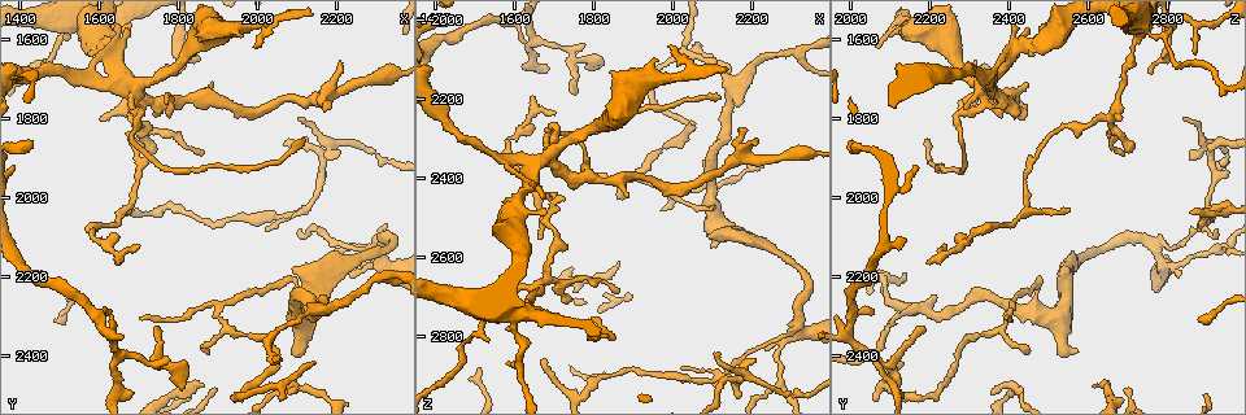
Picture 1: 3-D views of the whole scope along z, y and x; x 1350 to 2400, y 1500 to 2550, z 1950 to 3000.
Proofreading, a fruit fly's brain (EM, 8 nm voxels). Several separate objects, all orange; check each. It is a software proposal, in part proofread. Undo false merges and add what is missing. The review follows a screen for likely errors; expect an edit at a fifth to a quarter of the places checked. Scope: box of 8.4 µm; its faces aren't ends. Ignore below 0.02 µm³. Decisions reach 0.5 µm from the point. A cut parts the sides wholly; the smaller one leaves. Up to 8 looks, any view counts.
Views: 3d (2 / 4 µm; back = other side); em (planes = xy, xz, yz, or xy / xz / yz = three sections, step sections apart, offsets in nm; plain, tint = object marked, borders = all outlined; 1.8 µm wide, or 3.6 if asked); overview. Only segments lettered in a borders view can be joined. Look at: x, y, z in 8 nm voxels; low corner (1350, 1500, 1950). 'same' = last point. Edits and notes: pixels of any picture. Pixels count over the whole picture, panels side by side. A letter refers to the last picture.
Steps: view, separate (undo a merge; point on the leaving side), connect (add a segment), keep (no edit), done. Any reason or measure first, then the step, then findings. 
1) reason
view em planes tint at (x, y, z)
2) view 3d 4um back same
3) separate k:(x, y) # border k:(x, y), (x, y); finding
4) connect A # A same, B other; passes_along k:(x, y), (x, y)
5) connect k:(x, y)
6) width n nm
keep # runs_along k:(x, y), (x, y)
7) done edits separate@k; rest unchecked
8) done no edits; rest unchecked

branch point
view 3d 2um at (1685, 1795, 2655)

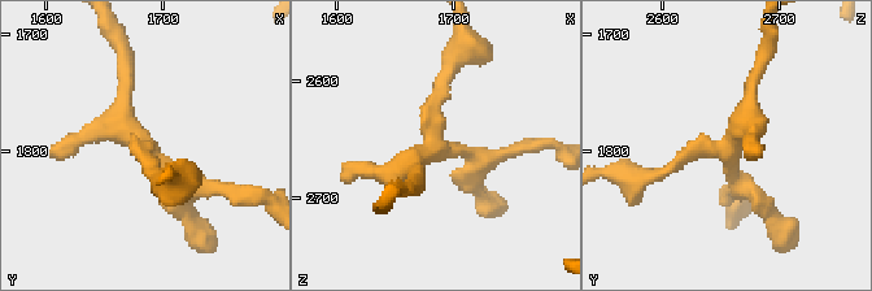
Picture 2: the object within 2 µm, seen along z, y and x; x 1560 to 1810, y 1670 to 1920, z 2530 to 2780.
view em planes borders at (1682, 1798, 2654)

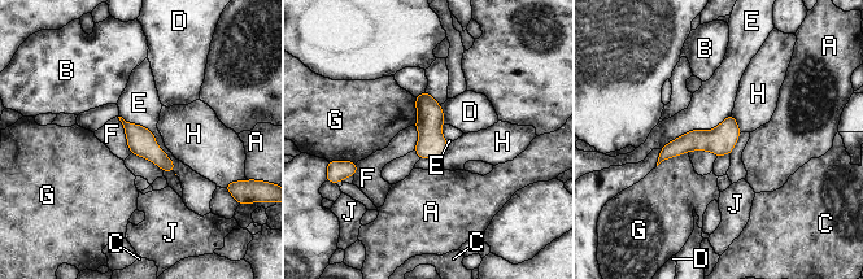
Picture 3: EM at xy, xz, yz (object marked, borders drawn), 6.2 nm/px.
width 170 nm
keep # A other, B other, C other, D other, E other, F other, G other, H other, J other; one cell here

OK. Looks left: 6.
sharp bend
view em planes tint at (2320, 2170, 2795)

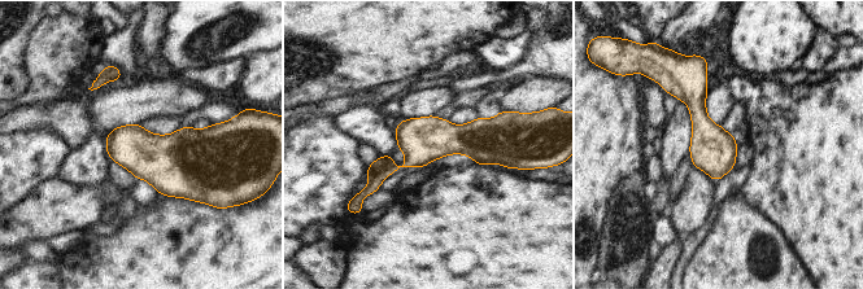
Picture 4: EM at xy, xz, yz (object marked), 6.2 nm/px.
view em planes borders same

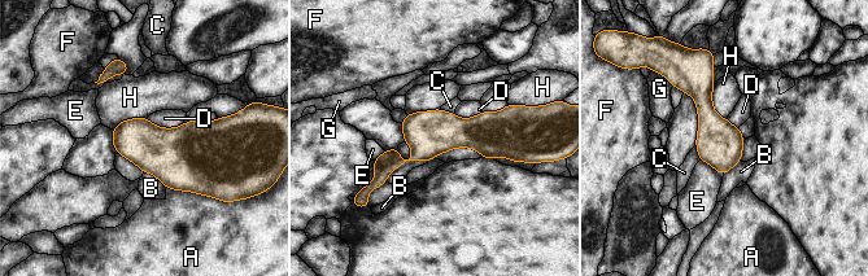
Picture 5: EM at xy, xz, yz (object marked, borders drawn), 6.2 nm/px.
longest_contact A 300 nm
keep # A other, B other, C other, D other, E other, F other, G other, H other; runs_along 5:(513, 132), (439, 132), (374, 184); continuous, no second cell

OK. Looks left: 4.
thick turns thin
view 3d 4um at (1525, 1570, 2735)

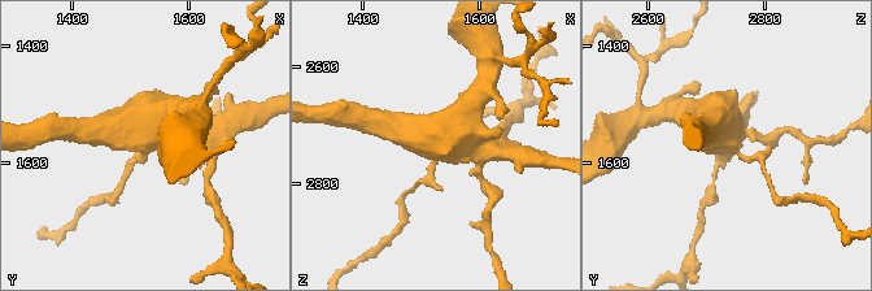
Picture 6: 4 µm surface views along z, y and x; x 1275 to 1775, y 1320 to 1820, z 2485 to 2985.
shape alone is not enough
view em planes borders at (1525, 1570, 2740)

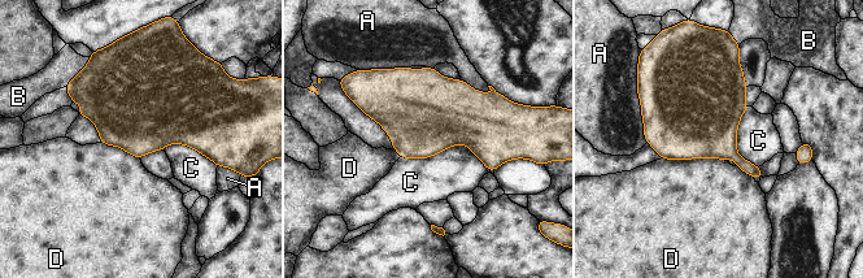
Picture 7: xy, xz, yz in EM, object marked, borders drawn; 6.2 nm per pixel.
keep # A other, B other, C other, D other; border 7:(661, 157), (724, 160); continuous, no second cell

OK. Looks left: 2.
done no edits; rest unchecked

